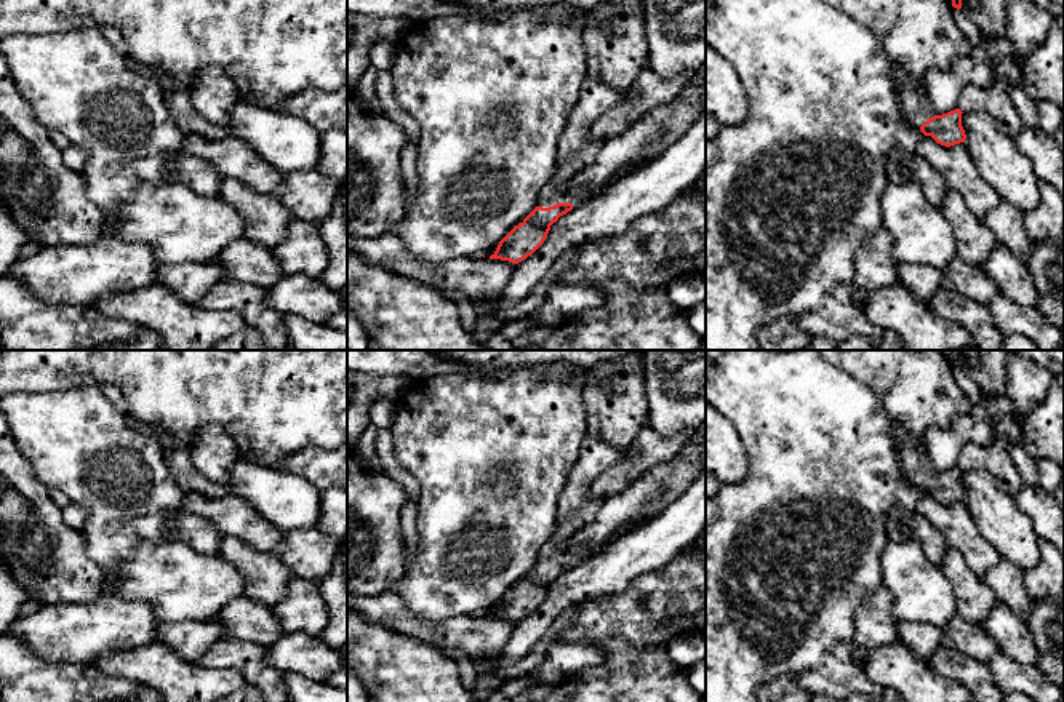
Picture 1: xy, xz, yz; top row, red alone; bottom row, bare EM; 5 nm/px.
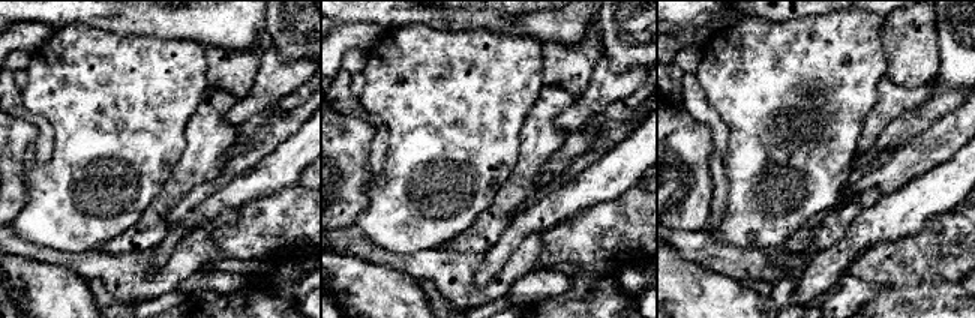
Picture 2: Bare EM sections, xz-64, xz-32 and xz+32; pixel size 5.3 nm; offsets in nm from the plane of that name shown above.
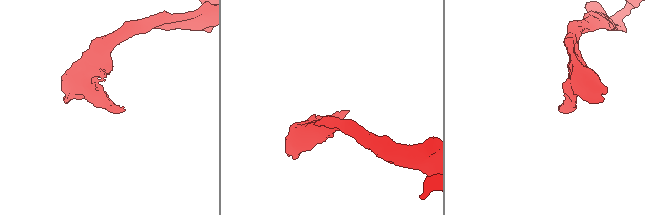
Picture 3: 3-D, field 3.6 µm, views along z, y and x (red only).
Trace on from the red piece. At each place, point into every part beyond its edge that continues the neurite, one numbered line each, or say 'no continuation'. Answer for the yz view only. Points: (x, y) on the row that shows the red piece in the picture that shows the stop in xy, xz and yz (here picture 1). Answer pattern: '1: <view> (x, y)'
1: yz (914, 101)

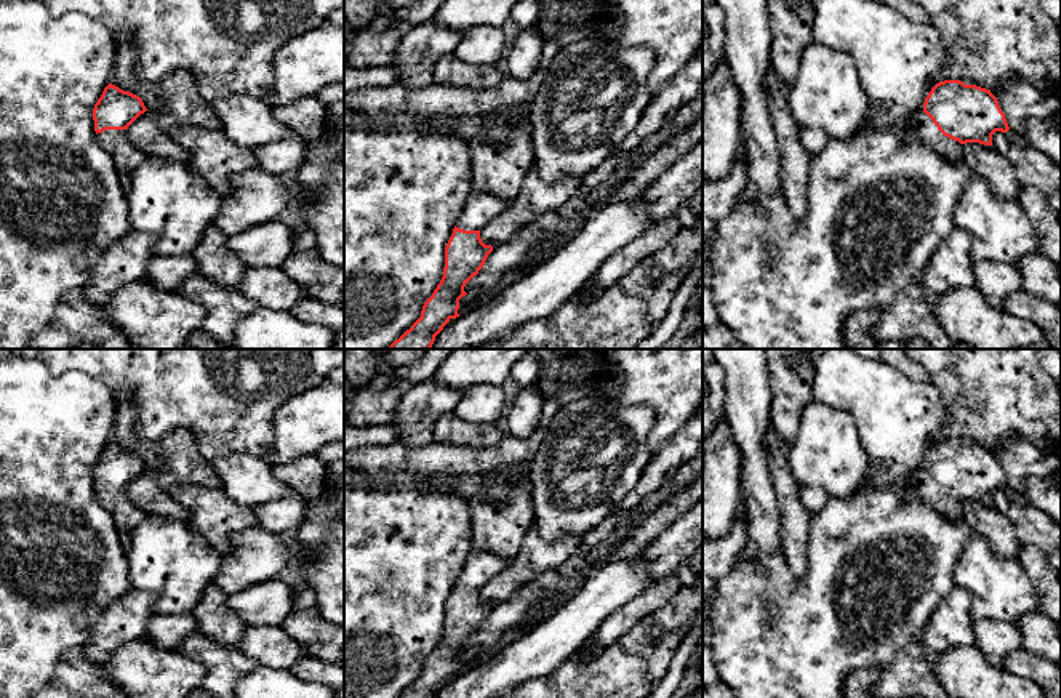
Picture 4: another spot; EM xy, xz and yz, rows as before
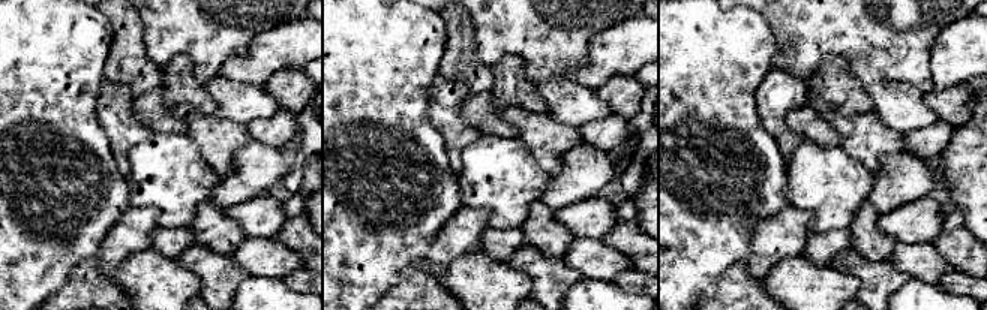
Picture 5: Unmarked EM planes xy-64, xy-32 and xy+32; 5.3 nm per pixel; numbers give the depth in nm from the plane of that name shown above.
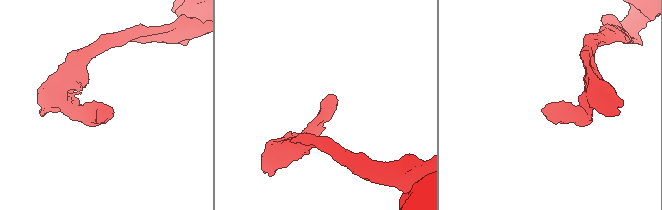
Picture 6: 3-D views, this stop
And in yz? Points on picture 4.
1: yz (924, 130)

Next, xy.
1: xy (127, 157)

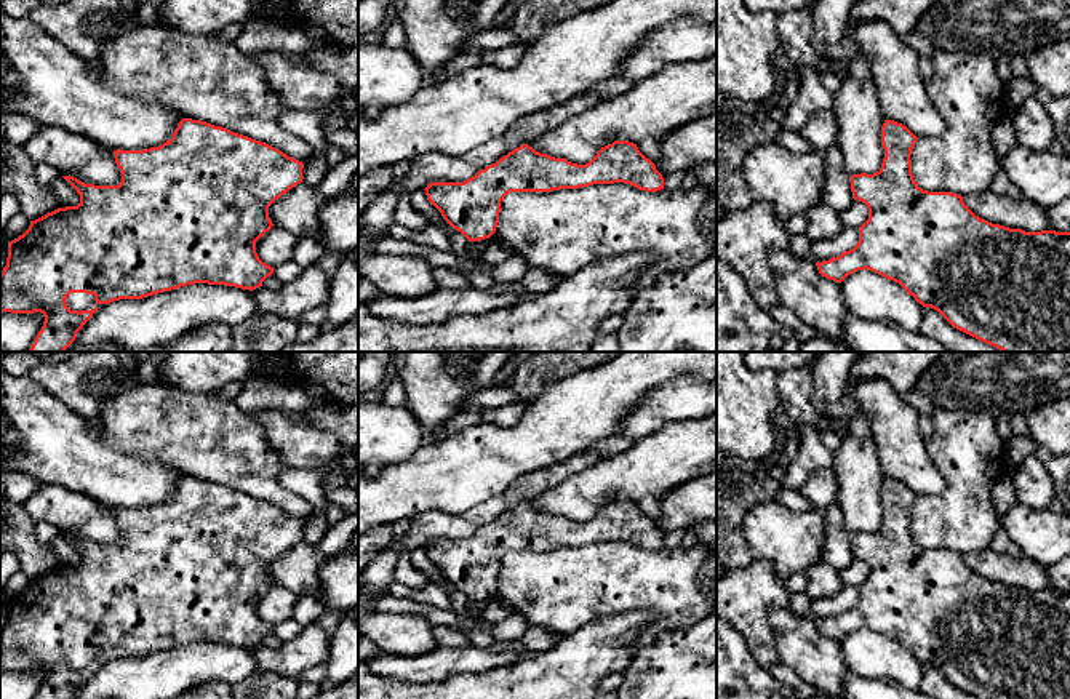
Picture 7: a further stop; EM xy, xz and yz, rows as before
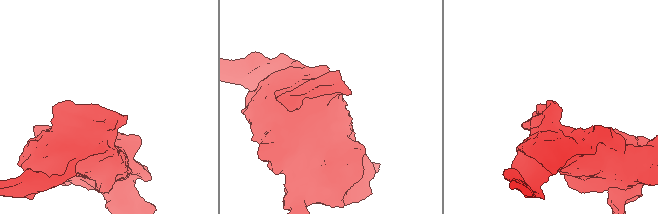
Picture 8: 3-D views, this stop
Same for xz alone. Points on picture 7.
no continuation

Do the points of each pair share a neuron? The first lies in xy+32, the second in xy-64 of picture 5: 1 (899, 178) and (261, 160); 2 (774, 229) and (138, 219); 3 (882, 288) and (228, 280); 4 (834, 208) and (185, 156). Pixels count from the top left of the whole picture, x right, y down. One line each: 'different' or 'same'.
1: same
2: same
3: same
4: same

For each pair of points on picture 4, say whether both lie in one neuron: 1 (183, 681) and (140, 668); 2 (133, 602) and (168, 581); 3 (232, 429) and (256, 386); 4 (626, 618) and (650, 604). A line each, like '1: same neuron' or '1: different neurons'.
1: same neuron
2: different neurons
3: same neuron
4: same neuron

